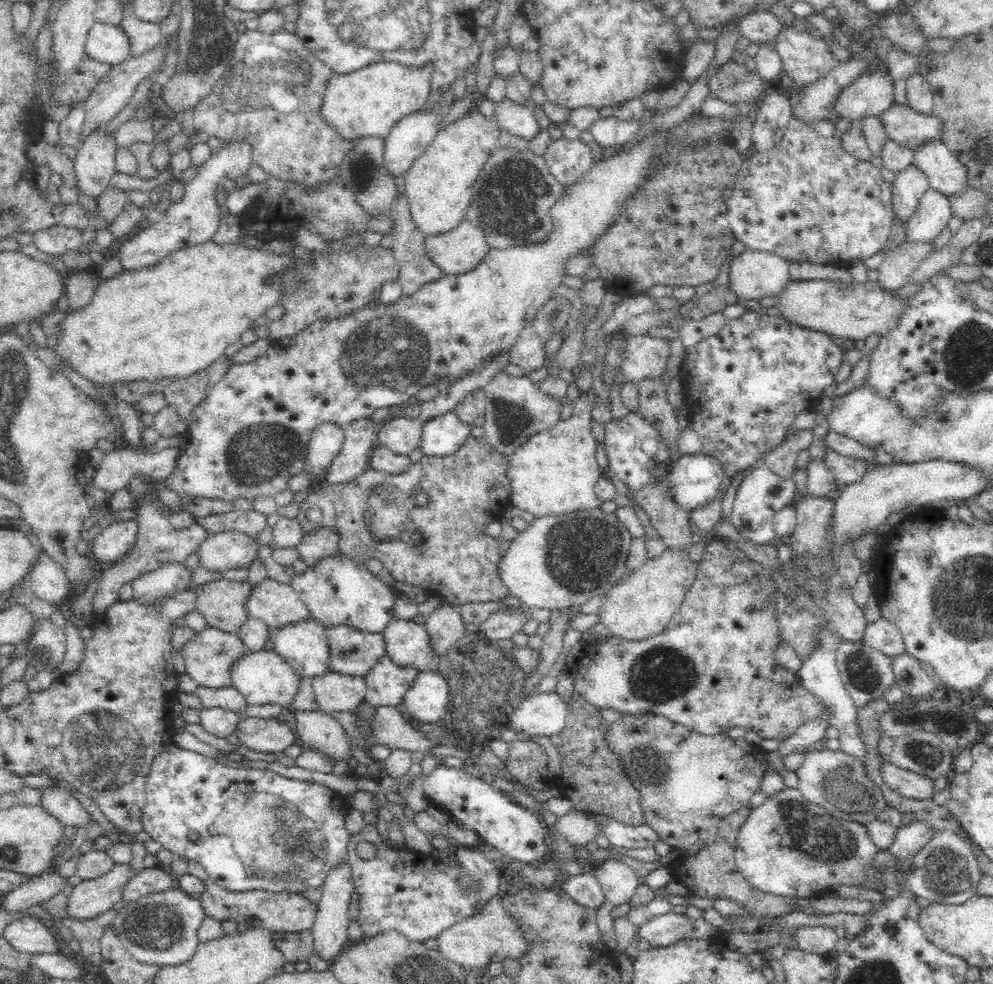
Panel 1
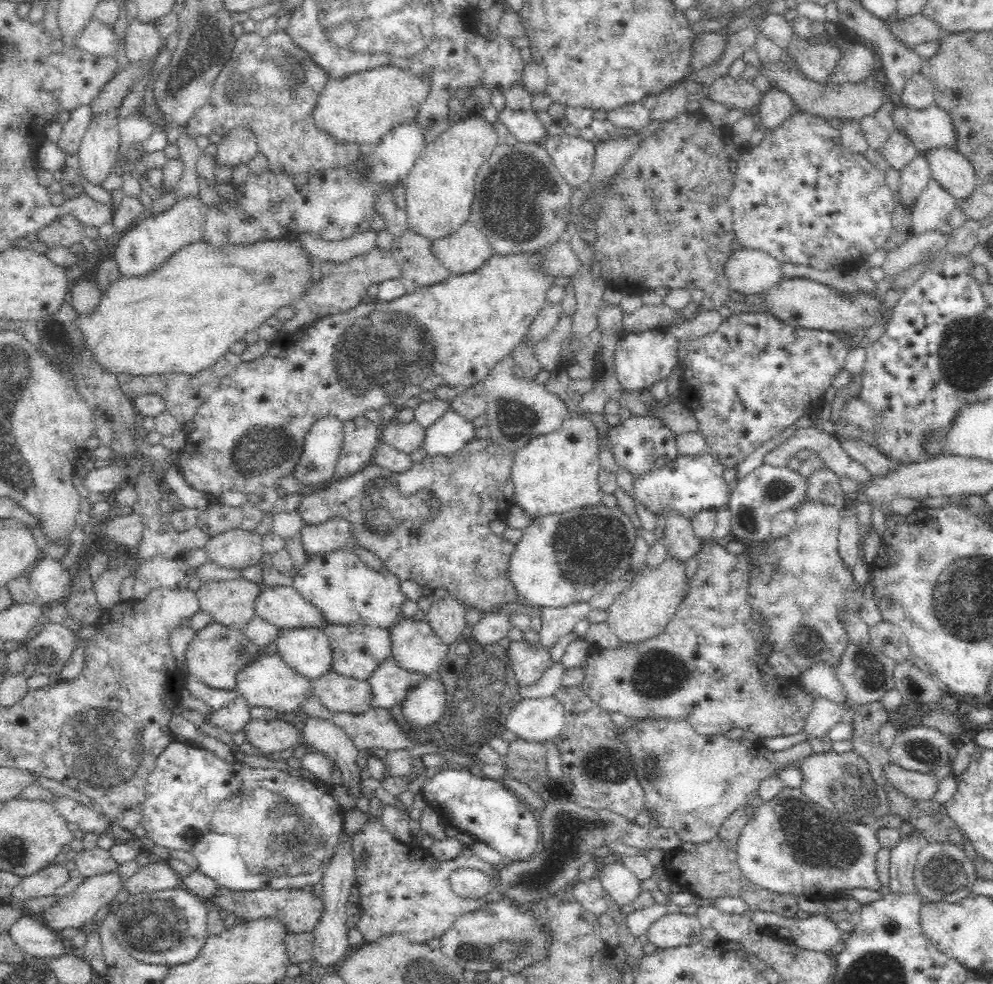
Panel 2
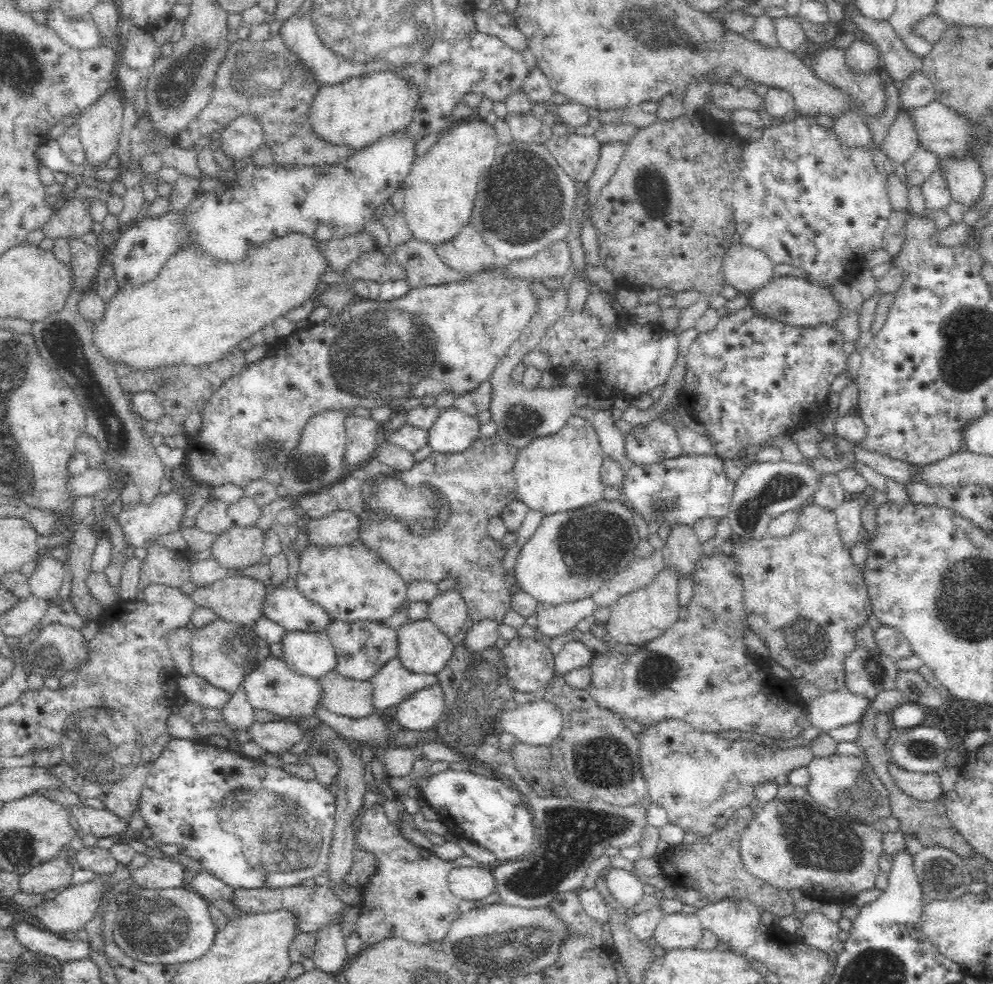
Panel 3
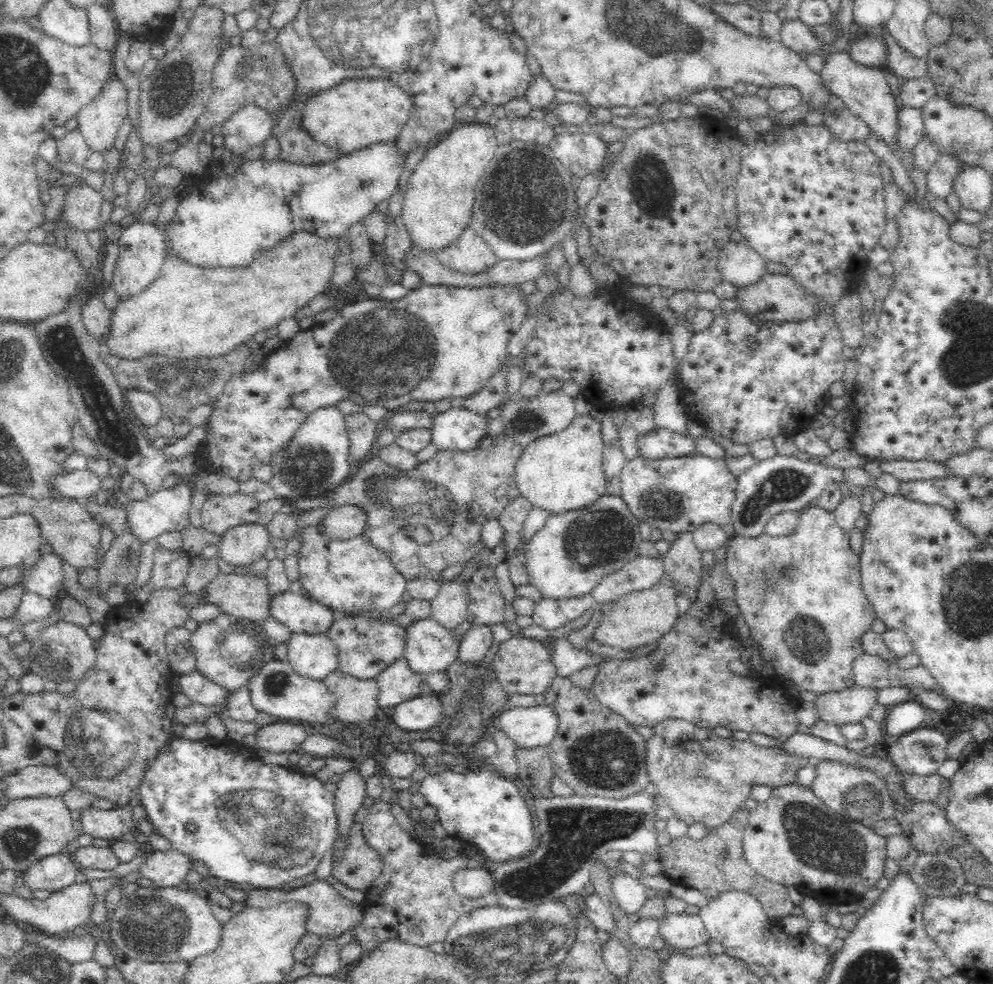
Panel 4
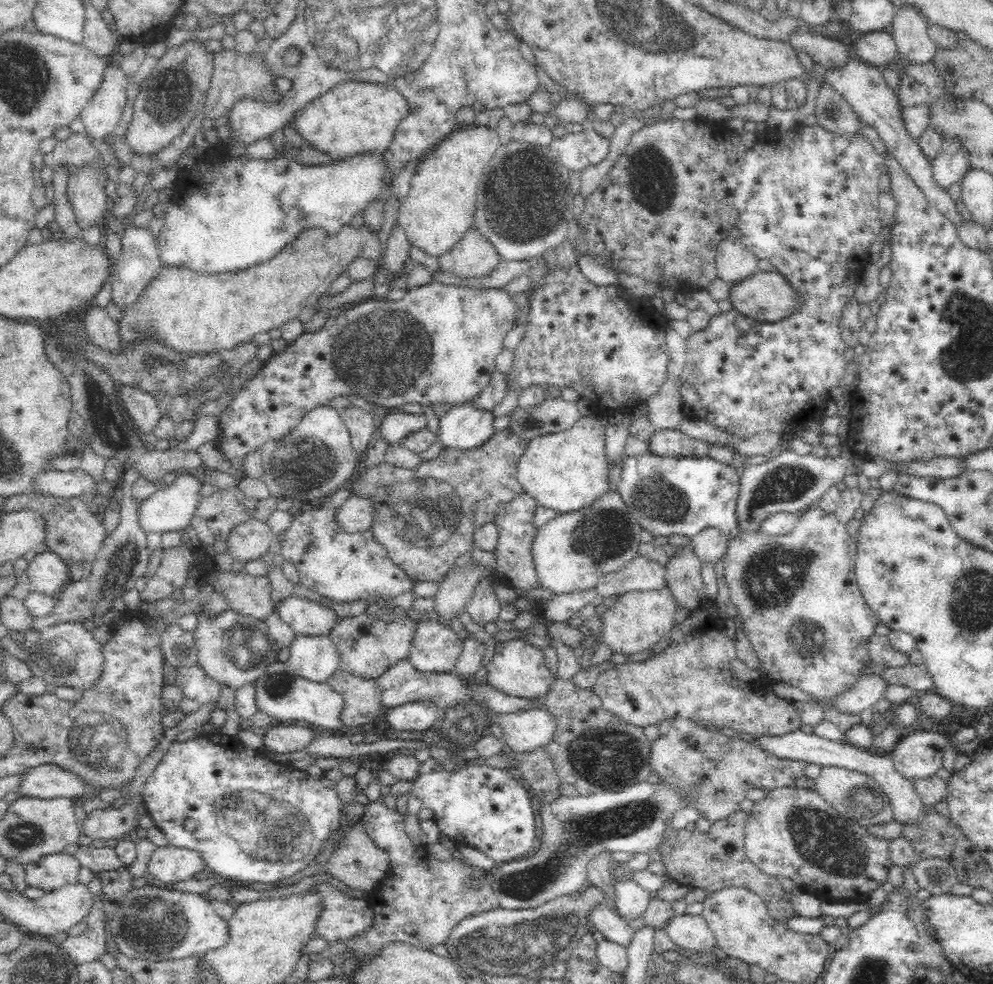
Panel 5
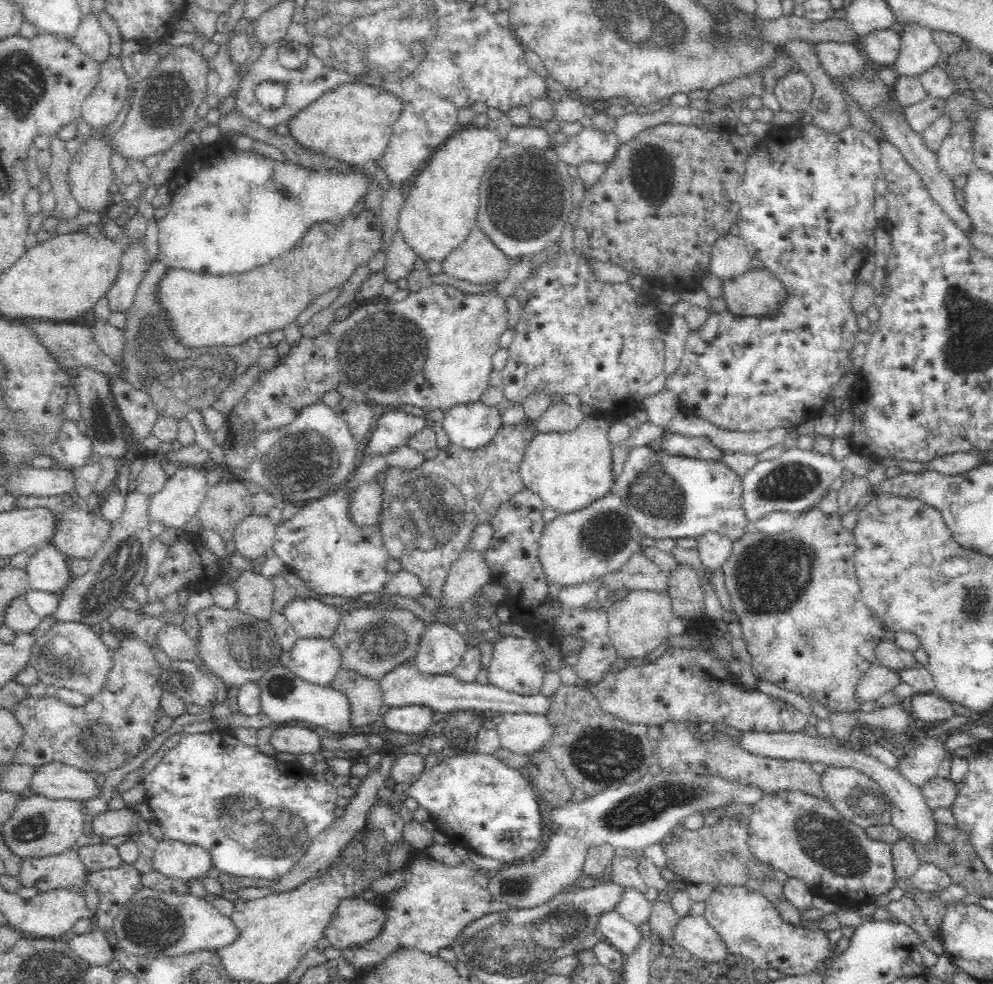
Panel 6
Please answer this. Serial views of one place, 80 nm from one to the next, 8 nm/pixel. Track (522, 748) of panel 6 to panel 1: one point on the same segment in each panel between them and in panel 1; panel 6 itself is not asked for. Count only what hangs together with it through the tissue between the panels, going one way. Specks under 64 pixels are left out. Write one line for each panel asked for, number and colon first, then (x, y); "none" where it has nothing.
1: (543, 713)
2: (533, 719)
3: (539, 722)
4: (533, 726)
5: (523, 730)

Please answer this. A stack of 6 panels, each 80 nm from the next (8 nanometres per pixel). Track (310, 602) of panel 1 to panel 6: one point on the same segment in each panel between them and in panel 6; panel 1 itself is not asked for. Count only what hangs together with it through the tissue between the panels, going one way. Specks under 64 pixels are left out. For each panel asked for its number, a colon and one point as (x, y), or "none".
2: (345, 591)
3: (352, 583)
4: (351, 577)
5: (343, 567)
6: (334, 557)

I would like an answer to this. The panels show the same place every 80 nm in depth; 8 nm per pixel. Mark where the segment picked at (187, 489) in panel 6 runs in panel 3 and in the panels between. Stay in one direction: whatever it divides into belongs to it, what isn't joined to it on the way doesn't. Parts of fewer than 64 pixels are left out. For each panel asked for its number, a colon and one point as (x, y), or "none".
3: (139, 524)
4: (166, 510)
5: (171, 508)

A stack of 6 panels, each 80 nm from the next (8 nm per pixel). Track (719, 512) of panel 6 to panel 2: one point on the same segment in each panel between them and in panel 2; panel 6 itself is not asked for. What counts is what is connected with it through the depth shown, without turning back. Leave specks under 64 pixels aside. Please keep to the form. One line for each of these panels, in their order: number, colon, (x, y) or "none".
2: (687, 484)
3: (684, 489)
4: (679, 494)
5: (667, 495)

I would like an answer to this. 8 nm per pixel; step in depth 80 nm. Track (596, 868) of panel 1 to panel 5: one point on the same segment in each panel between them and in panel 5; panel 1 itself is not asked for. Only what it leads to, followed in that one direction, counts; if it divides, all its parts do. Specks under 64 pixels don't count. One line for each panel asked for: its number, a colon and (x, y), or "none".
2: (619, 882)
3: (626, 888)
4: (630, 893)
5: (631, 899)

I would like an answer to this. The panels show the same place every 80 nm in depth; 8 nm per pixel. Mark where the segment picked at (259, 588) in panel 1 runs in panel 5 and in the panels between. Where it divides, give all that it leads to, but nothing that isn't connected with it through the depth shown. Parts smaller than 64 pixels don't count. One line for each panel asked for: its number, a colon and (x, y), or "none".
2: (282, 606)
3: (287, 607)
4: (300, 614)
5: (306, 617)

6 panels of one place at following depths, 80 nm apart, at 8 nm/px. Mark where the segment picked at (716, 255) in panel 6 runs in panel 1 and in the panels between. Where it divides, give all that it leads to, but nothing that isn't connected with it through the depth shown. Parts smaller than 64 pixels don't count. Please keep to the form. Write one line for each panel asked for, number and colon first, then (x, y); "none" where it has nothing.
1: (754, 274)
2: (749, 271)
3: (746, 269)
4: (741, 266)
5: (734, 262)

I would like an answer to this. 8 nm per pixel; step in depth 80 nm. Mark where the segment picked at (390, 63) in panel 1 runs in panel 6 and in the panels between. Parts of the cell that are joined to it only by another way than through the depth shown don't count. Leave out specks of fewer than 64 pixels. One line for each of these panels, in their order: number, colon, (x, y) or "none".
2: (361, 108)
3: (356, 113)
4: (358, 113)
5: (354, 118)
6: (353, 123)

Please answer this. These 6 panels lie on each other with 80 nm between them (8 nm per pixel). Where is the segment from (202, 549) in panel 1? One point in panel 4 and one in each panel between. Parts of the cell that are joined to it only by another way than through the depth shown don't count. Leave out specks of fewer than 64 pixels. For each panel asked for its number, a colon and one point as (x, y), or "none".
2: (236, 549)
3: (238, 548)
4: (243, 545)

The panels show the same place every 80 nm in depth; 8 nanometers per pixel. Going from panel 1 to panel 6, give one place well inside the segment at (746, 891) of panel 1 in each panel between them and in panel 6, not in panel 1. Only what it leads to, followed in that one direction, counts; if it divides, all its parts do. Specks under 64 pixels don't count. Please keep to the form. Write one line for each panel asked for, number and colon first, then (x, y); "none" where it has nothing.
2: (710, 870)
3: (712, 865)
4: (715, 864)
5: (713, 860)
6: (718, 854)

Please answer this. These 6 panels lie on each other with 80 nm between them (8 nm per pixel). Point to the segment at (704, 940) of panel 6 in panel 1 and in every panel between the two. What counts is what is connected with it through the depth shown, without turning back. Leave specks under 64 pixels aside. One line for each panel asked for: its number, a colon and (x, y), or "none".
1: (663, 930)
2: (673, 929)
3: (674, 930)
4: (680, 930)
5: (692, 932)

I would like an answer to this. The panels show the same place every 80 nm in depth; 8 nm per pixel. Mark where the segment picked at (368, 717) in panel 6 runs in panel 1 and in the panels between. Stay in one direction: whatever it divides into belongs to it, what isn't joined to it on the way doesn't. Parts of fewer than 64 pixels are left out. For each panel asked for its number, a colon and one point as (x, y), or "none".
1: (334, 692)
2: (336, 692)
3: (345, 696)
4: (355, 701)
5: (362, 697)

